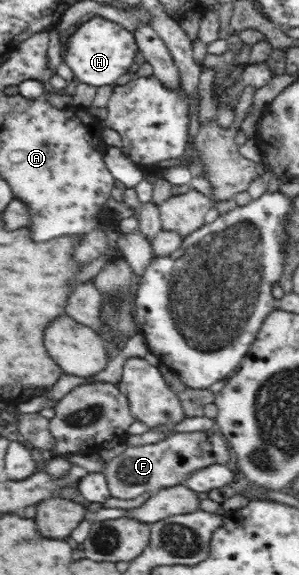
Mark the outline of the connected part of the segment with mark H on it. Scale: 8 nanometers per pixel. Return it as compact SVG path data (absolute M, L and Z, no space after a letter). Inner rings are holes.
M91 16L71 37L65 49L64 62L73 70L74 78L94 87L112 85L134 69L138 45L135 36L118 22L101 16Z

